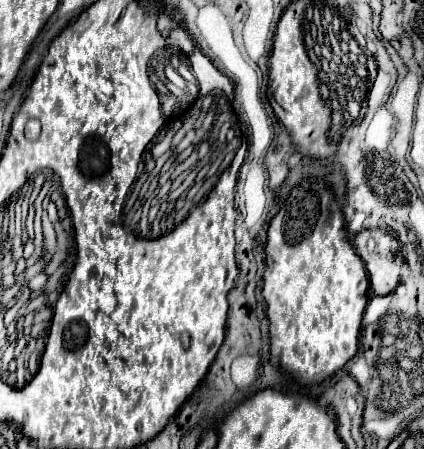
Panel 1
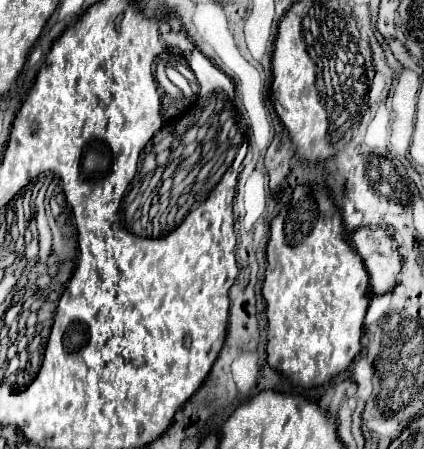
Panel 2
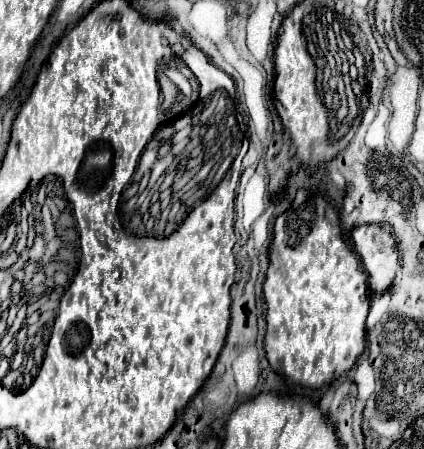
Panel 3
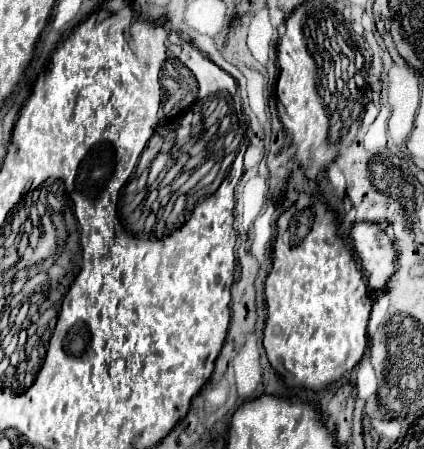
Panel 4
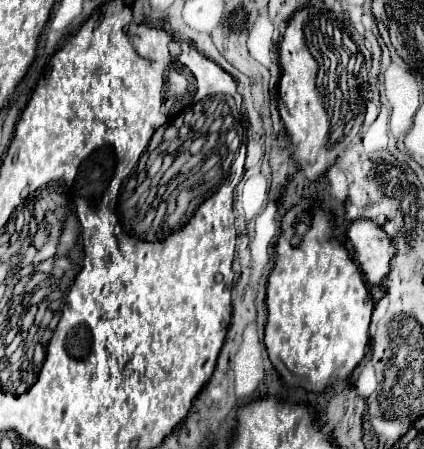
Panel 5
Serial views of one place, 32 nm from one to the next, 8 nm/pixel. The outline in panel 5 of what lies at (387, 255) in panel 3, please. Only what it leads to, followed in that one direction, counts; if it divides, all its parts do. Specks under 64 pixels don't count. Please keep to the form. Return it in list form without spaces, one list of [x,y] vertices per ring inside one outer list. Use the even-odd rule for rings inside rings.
[[[356,220],[348,228],[348,238],[352,240],[356,260],[370,286],[380,286],[392,270],[392,240],[388,234],[370,220]]]

